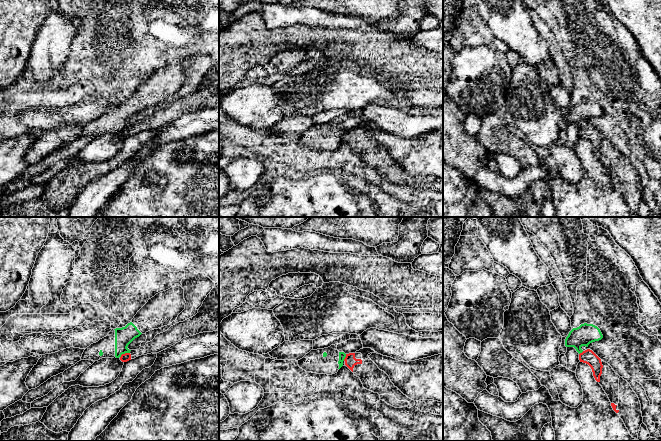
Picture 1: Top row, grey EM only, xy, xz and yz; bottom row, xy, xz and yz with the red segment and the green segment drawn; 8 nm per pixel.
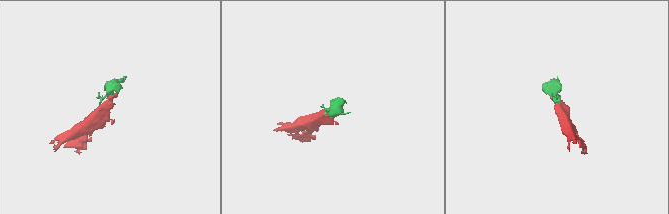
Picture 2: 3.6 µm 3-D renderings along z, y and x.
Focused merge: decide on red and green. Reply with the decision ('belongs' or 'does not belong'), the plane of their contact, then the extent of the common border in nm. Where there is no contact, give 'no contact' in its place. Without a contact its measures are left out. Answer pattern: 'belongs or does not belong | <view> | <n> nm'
does not belong | xy | 90 nm

